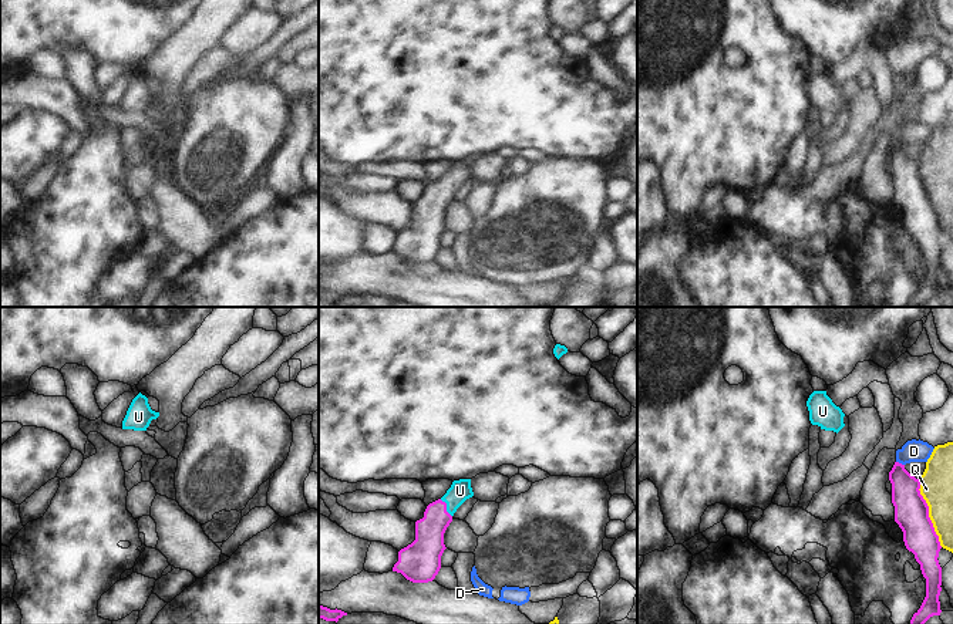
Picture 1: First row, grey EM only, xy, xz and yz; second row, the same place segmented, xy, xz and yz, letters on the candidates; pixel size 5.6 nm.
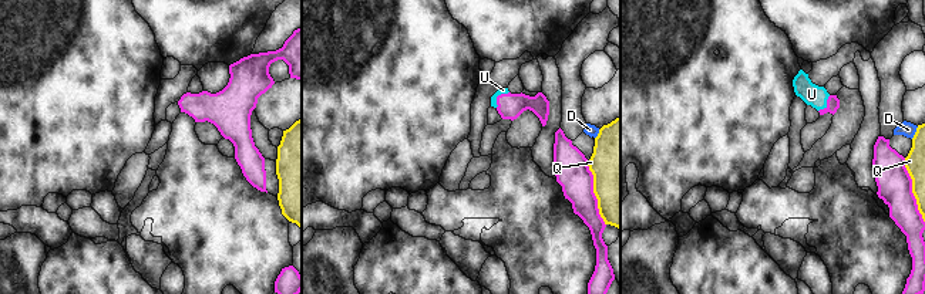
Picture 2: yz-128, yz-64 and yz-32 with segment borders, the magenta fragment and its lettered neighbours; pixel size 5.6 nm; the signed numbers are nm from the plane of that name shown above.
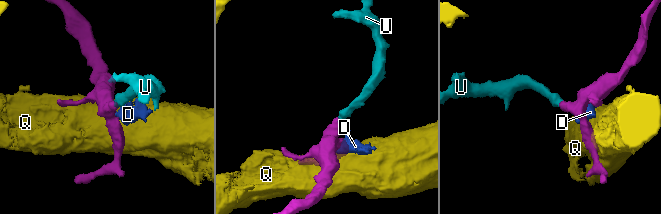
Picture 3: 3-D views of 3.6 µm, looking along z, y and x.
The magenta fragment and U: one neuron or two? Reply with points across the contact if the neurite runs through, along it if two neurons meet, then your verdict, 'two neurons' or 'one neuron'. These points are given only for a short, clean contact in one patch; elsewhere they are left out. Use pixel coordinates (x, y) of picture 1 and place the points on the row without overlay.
across xz (428, 228), (428, 213), (445, 189), (460, 172) | one neuron

